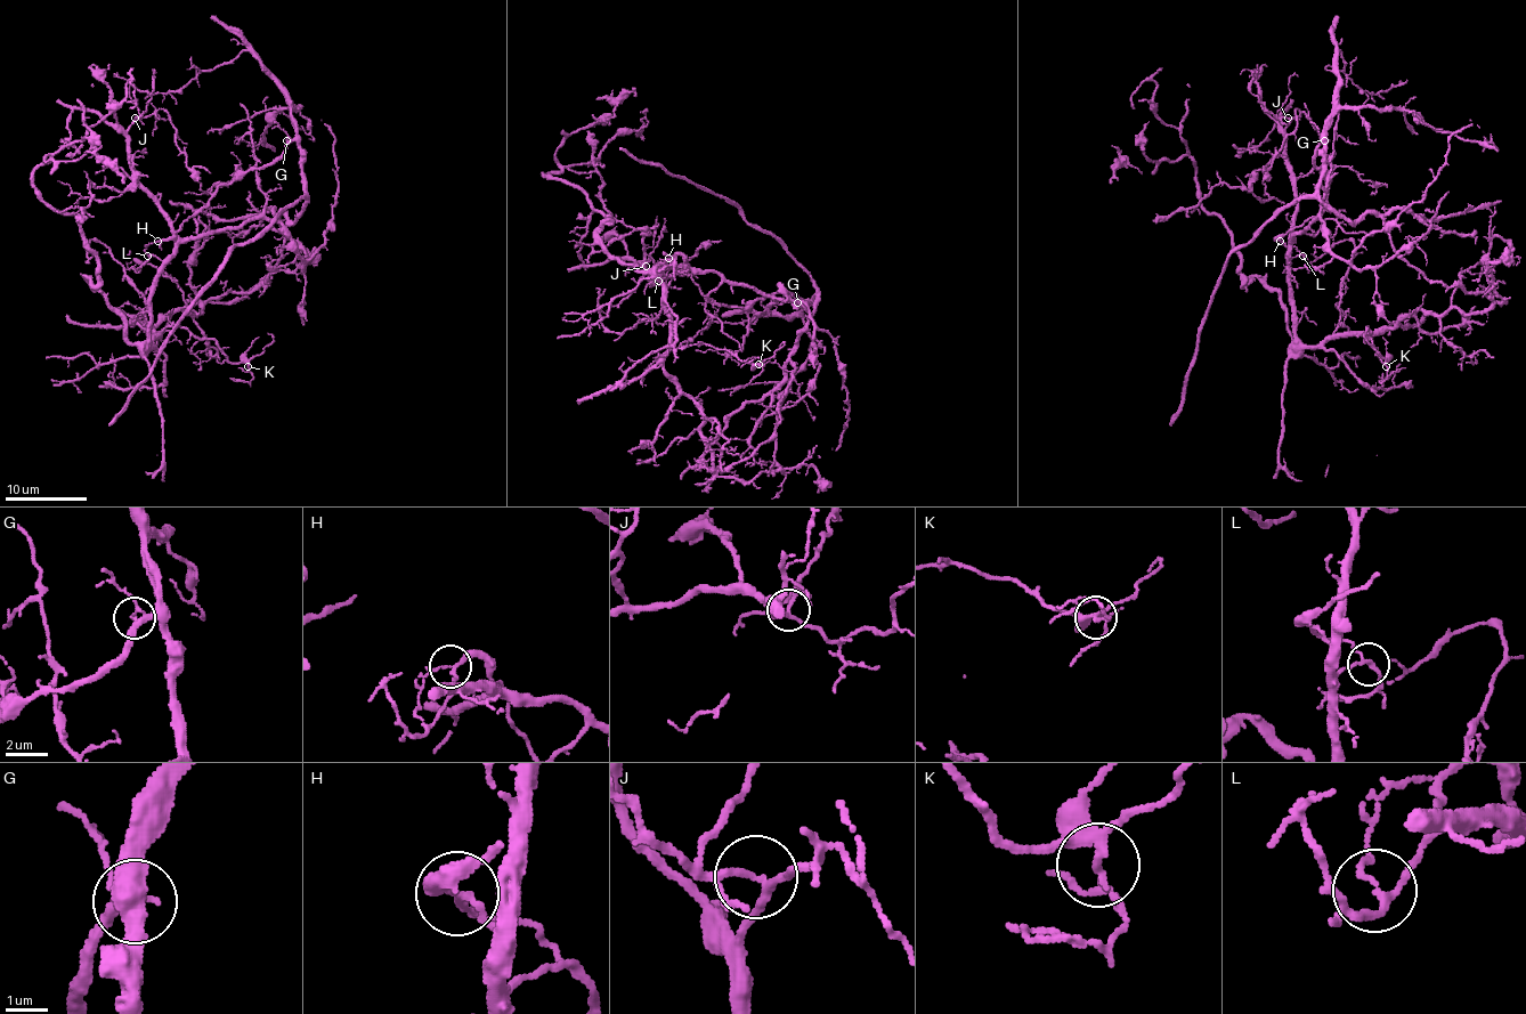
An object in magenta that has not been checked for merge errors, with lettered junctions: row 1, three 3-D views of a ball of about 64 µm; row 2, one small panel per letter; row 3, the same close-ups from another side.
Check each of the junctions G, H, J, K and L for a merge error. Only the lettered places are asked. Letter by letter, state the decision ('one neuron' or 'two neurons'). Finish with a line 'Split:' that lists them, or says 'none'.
G: one neuron
H: two neurons
J: one neuron
K: one neuron
L: one neuron
Split: H

